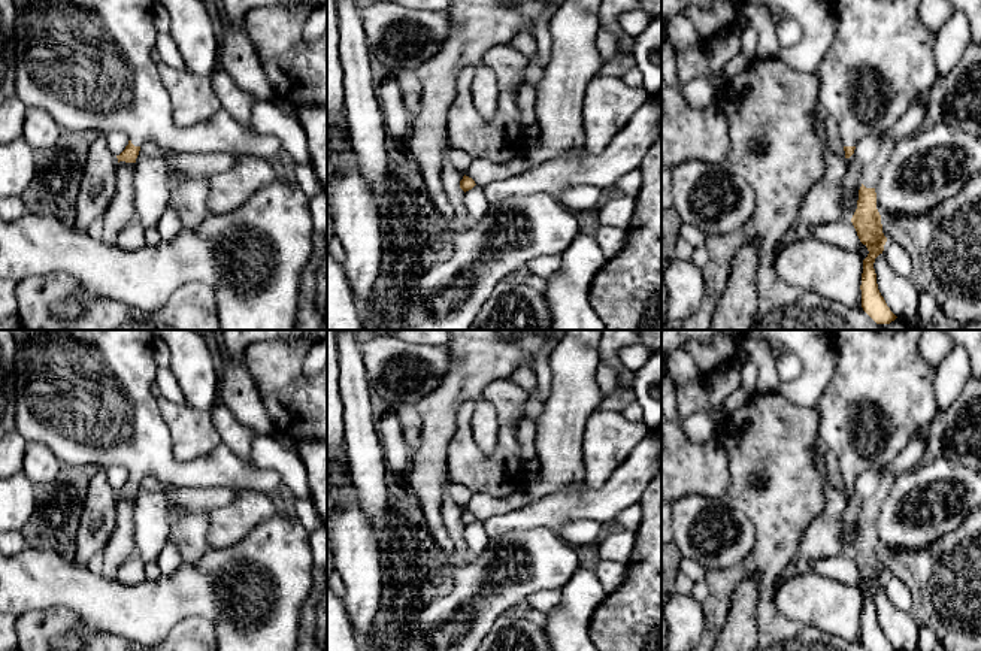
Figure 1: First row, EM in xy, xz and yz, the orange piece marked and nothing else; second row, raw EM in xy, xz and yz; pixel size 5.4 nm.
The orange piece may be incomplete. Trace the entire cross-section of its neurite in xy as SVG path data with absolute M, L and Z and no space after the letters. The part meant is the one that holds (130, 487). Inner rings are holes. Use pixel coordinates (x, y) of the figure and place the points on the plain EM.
M10 330L15 352L16 385L16 432L27 442L46 445L64 464L91 464L108 469L119 464L128 470L128 479L116 490L118 497L136 497L140 479L154 475L163 485L163 493L172 494L181 488L234 487L258 490L276 499L285 485L279 472L263 469L233 454L224 443L190 461L175 457L172 437L160 414L152 393L157 363L154 360L154 334L151 330Z

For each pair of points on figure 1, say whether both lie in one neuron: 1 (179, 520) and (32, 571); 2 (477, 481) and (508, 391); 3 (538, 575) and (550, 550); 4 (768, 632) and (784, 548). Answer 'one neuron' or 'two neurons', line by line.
1: two neurons
2: one neuron
3: one neuron
4: one neuron

